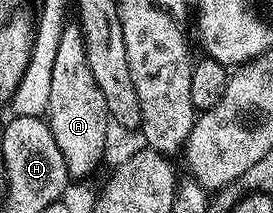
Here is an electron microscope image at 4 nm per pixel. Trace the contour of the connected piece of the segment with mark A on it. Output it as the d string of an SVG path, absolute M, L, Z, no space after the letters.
M68 24L60 35L60 44L56 44L48 121L56 148L60 148L64 156L67 175L71 179L88 177L102 162L102 153L106 150L106 129L111 129L112 123L104 96L96 86L92 68L88 66L84 36L77 24Z

